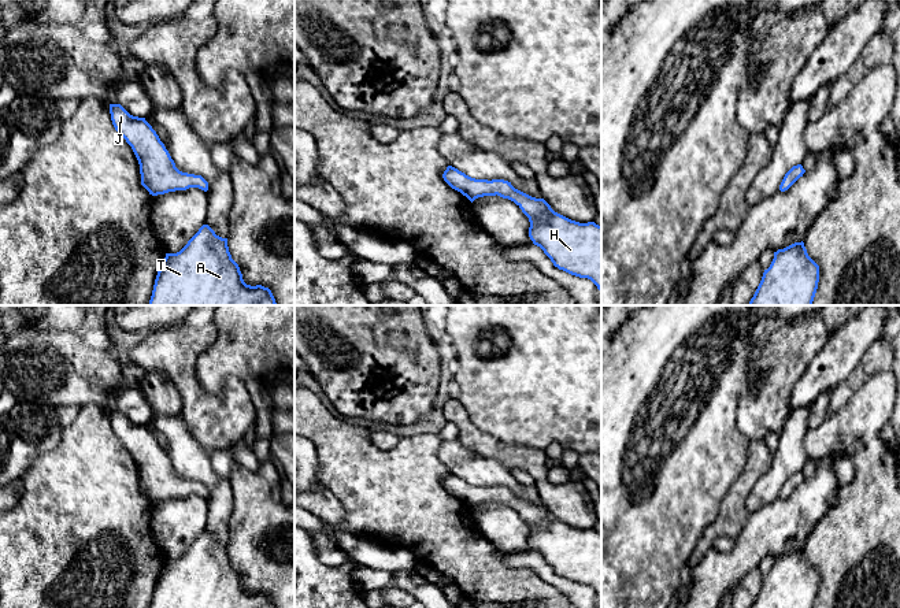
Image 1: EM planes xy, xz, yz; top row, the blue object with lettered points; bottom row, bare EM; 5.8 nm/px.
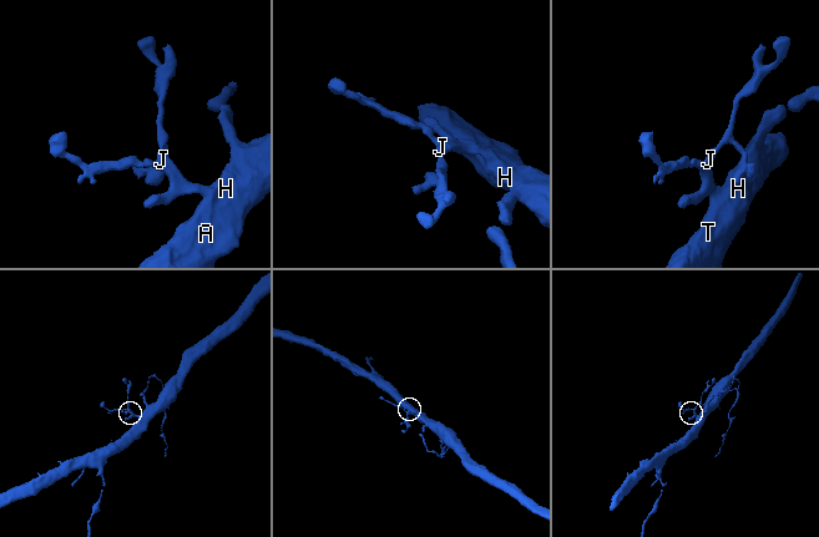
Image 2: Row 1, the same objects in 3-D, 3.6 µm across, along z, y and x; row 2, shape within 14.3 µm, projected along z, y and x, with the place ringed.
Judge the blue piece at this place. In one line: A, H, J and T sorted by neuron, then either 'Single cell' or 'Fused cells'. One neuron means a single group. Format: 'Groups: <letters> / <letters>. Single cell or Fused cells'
Groups: A H J T. Single cell

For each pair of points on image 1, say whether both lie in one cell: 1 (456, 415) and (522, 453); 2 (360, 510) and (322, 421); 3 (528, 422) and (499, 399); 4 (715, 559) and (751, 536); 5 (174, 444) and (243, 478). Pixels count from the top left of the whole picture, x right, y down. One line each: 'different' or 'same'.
1: same
2: same
3: same
4: same
5: different

